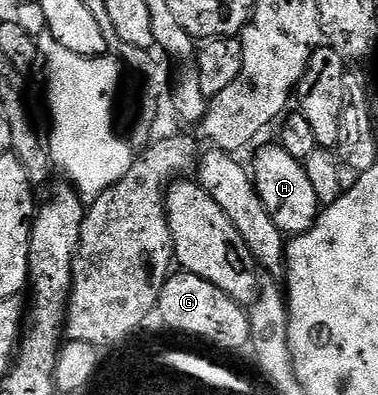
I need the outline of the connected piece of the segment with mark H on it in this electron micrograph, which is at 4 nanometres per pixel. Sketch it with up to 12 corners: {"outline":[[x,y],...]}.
{"outline":[[282,144],[256,155],[253,180],[284,235],[321,212],[303,162]]}

